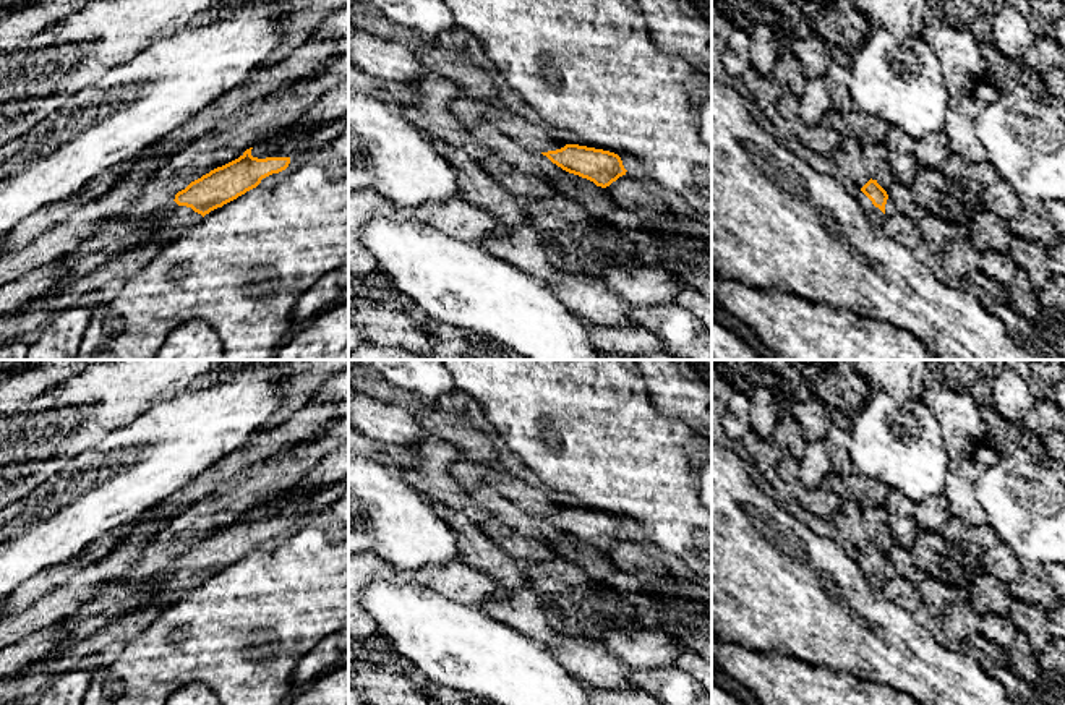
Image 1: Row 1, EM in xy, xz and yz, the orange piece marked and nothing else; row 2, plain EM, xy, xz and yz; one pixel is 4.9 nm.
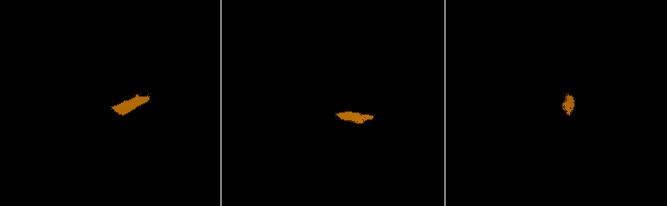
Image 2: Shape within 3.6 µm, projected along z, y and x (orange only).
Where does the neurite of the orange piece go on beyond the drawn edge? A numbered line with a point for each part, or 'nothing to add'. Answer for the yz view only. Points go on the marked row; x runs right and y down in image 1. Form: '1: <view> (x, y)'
1: yz (876, 217)

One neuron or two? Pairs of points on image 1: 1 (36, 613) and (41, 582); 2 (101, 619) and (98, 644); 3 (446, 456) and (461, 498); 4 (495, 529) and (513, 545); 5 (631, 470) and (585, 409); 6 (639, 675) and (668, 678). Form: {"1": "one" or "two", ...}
{"1": "two", "2": "two", "3": "one", "4": "one", "5": "one", "6": "one"}

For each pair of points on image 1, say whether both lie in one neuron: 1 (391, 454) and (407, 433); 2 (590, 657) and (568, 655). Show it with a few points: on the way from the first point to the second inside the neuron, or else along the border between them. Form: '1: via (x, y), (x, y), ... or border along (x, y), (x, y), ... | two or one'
1: border along (365, 435), (409, 448) | two
2: via (585, 657), (573, 655) | one

